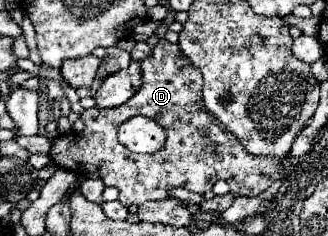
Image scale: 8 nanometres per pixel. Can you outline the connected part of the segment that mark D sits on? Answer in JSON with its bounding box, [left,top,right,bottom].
[51,40,289,206]

